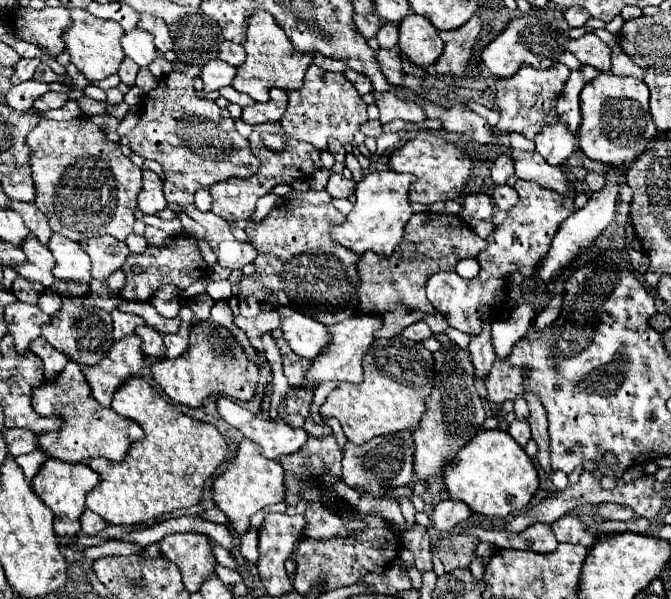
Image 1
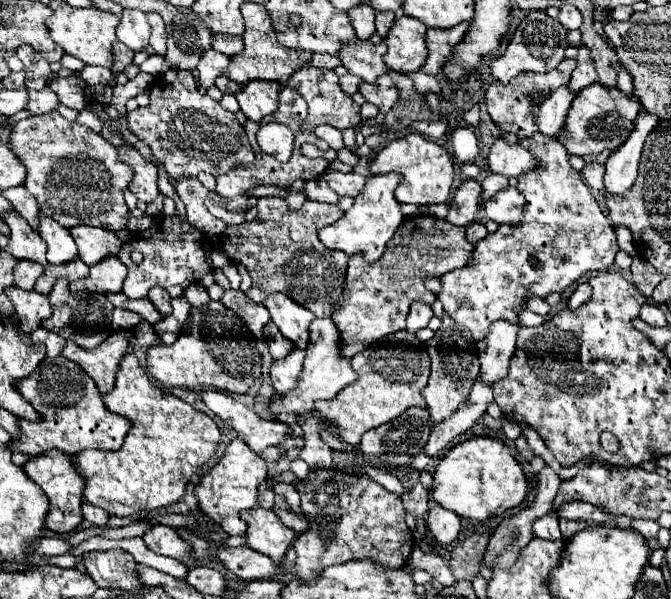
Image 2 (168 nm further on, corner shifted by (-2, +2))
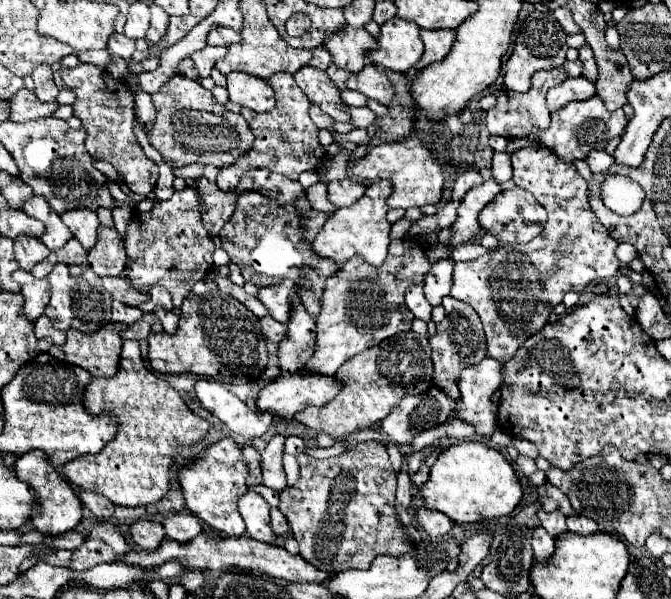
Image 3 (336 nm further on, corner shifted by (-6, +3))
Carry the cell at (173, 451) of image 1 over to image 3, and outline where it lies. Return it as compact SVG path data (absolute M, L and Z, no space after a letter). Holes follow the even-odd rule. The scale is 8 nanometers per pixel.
M123 340L121 362L119 362L117 374L113 378L91 378L85 390L83 404L85 404L85 410L95 416L99 416L105 410L111 410L119 422L117 436L97 454L81 456L81 458L75 458L73 462L63 464L61 474L71 484L83 490L103 494L117 506L145 506L145 504L153 504L161 500L165 492L169 490L169 468L173 464L173 450L199 442L209 430L209 422L193 414L173 386L169 386L165 380L159 380L151 370L147 370L141 358L137 340Z

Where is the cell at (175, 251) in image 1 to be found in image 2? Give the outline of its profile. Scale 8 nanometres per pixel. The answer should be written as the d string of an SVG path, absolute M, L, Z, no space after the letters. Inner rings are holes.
M177 213L173 215L173 217L163 217L163 219L159 219L157 223L155 223L155 219L153 219L153 227L151 229L147 229L147 231L141 231L119 255L119 259L127 265L127 269L129 269L129 275L127 275L127 279L125 279L125 283L123 283L123 293L127 295L127 297L131 297L131 299L141 299L141 297L147 297L147 291L151 289L151 287L155 287L155 285L159 285L159 287L171 287L171 285L191 285L191 283L197 283L197 281L201 281L207 273L211 273L213 271L213 267L211 267L211 259L207 257L207 253L209 253L209 249L207 249L207 245L203 243L203 233L201 231L197 231L193 225L189 225L187 221L179 221L177 219ZM131 251L141 251L143 253L143 261L137 265L137 263L133 263L131 261Z

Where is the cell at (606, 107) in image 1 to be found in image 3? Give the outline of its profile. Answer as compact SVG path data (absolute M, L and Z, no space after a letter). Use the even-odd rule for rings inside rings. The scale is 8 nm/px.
M593 96L591 100L569 102L565 104L565 108L559 108L557 112L553 112L549 128L545 132L531 132L527 140L529 144L543 144L543 148L547 146L553 154L561 156L561 160L565 162L575 162L587 158L587 152L591 152L593 148L603 148L607 140L621 136L625 132L625 124L627 118L623 110L609 112L605 104L597 96Z

